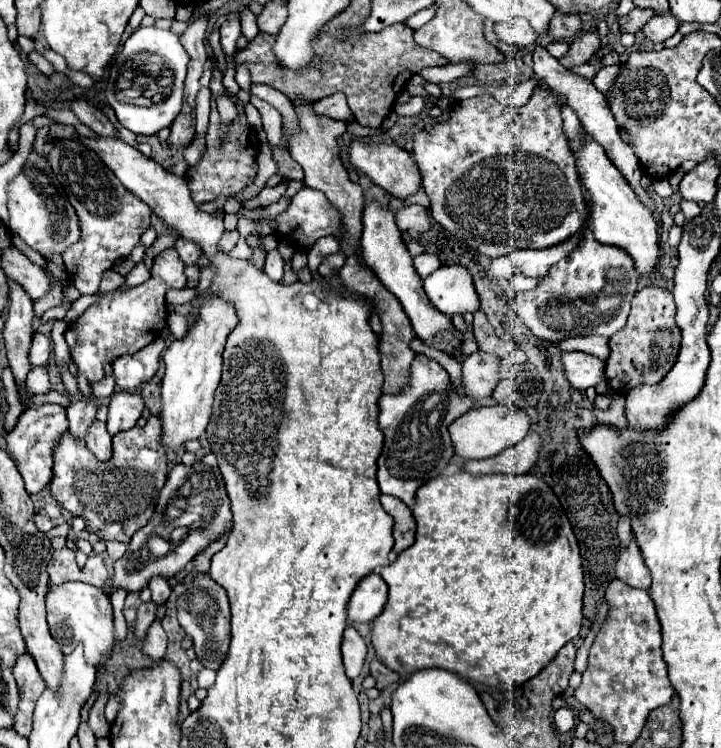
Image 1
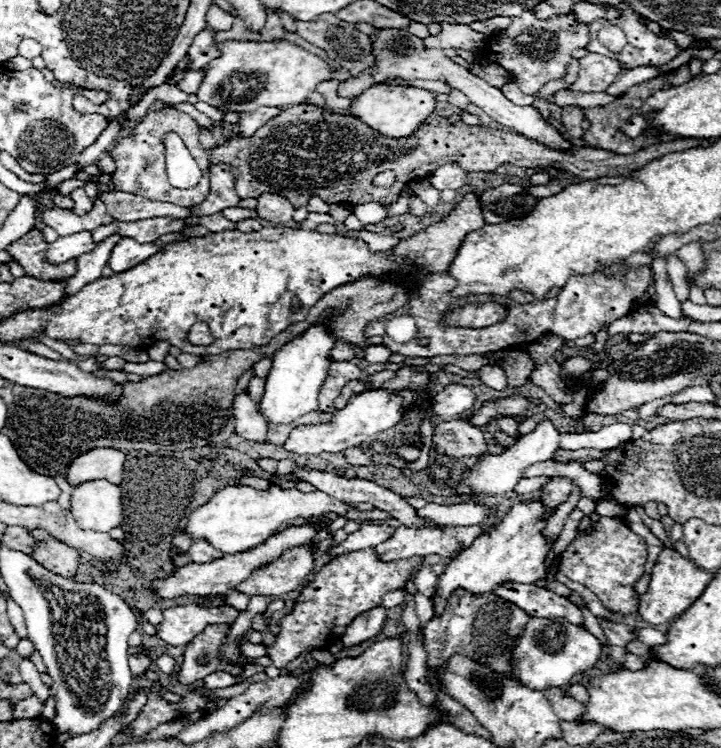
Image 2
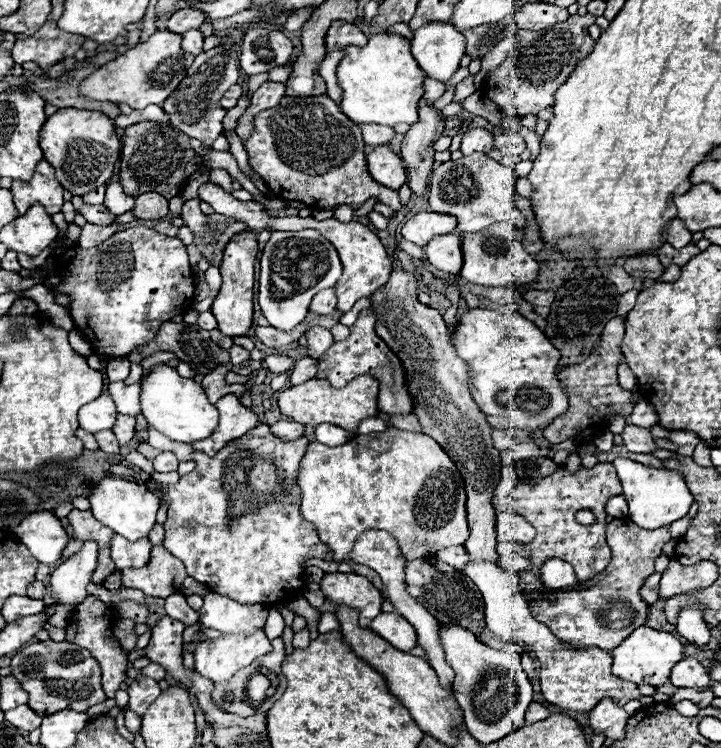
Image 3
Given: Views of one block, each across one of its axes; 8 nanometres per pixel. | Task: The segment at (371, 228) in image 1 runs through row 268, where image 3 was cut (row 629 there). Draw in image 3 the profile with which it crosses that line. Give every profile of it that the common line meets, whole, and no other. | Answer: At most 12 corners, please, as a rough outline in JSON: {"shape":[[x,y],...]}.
{"shape":[[398,612],[378,614],[370,628],[398,650],[416,646],[416,630]]}

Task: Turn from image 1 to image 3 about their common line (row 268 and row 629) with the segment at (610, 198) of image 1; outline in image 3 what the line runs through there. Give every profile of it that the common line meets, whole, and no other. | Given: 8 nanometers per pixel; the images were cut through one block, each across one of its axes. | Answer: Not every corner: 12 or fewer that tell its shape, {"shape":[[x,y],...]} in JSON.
{"shape":[[640,626],[612,650],[614,676],[638,686],[670,682],[684,648]]}

